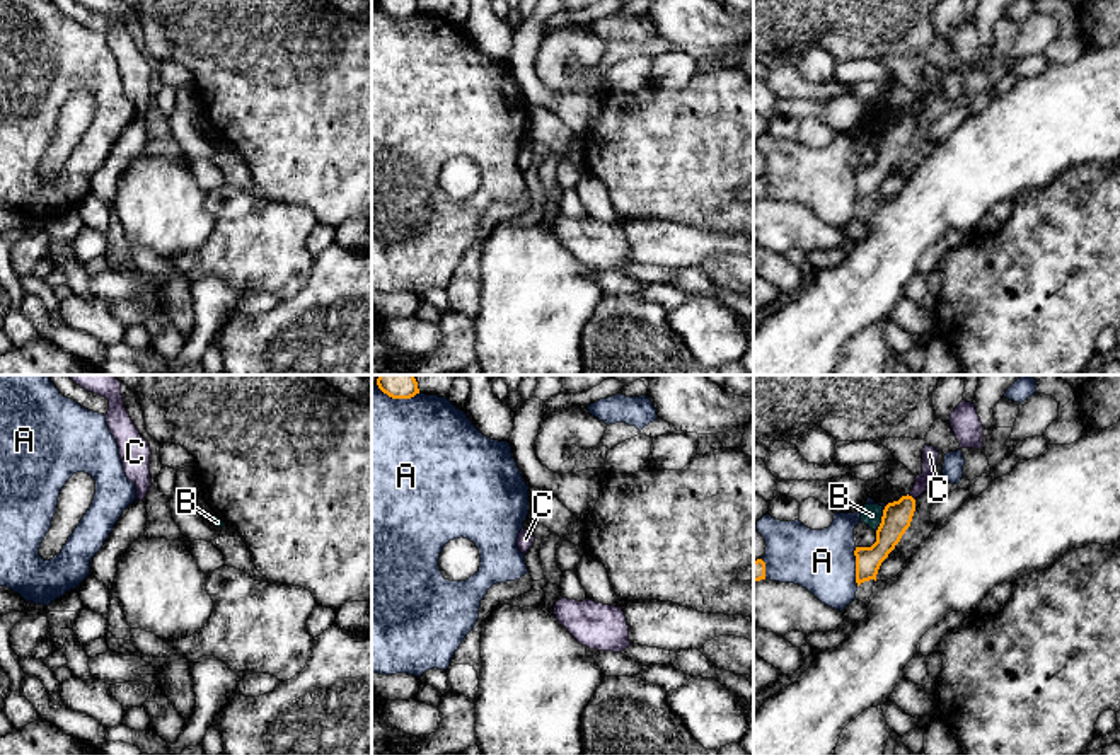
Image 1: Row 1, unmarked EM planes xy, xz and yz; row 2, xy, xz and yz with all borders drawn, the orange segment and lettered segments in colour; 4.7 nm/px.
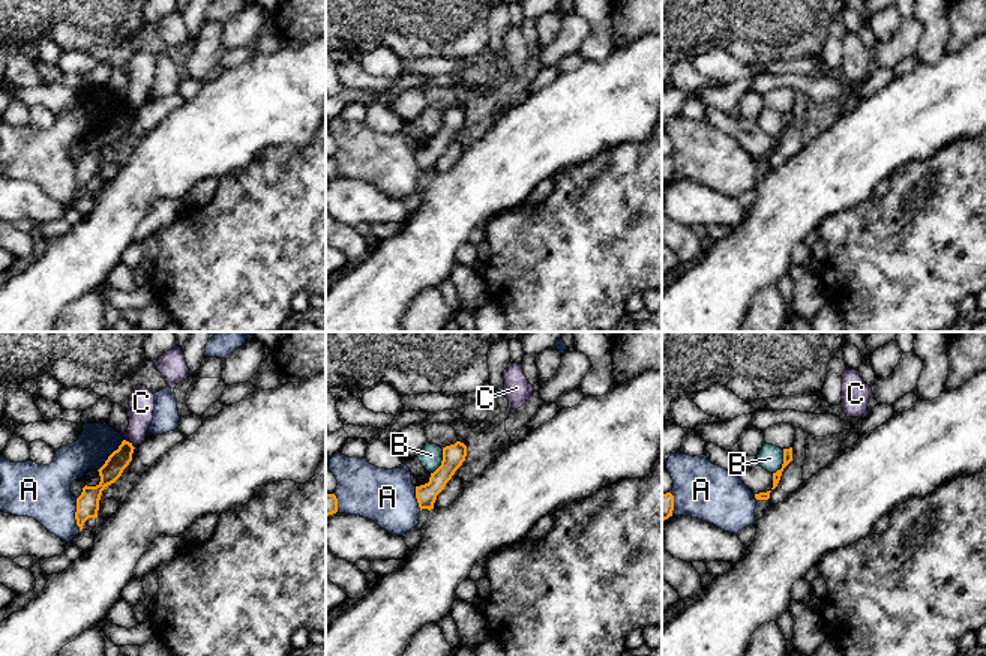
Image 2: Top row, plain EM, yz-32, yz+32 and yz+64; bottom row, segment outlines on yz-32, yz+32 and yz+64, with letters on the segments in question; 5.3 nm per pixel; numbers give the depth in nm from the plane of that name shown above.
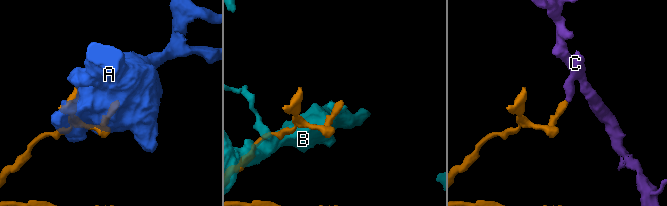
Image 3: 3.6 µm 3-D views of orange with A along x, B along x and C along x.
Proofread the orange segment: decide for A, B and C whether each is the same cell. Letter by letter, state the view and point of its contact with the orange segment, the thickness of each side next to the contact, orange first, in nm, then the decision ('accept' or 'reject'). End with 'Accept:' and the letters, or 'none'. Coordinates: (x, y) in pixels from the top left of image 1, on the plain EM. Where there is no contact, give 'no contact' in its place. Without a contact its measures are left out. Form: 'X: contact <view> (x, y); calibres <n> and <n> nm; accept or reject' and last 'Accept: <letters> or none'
A: contact yz (856, 184); calibres 130 and 300 nm; reject
B: contact yz (882, 138); calibres 140 and 100 nm; reject
C: contact yz (911, 115); calibres 140 and 80 nm; reject
Accept: none

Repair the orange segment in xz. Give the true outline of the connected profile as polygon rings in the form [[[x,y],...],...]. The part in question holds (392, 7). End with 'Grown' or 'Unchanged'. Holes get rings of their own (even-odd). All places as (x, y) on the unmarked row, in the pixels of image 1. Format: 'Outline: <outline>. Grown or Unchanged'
Outline: [[[377,0],[377,3],[392,17],[411,17],[419,12],[418,0]]]. Unchanged

